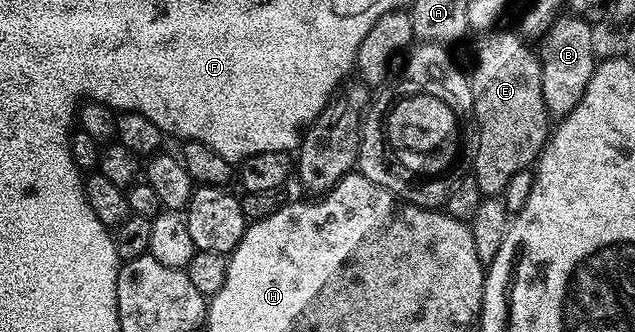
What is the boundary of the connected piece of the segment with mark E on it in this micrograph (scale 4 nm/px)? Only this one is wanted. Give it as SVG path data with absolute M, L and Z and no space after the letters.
M516 31L497 32L486 35L477 52L477 65L471 70L473 85L473 115L477 129L477 157L471 160L471 175L477 179L482 197L497 198L504 193L507 182L519 170L529 168L540 157L550 135L551 117L543 102L541 62L536 51L522 40Z

